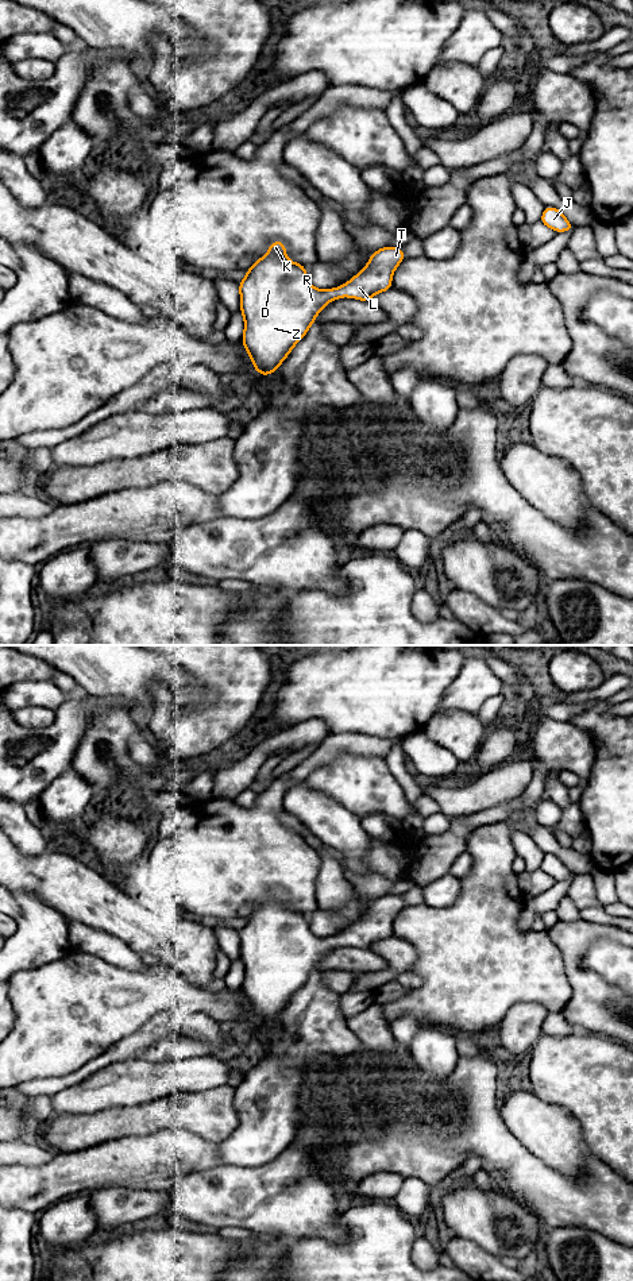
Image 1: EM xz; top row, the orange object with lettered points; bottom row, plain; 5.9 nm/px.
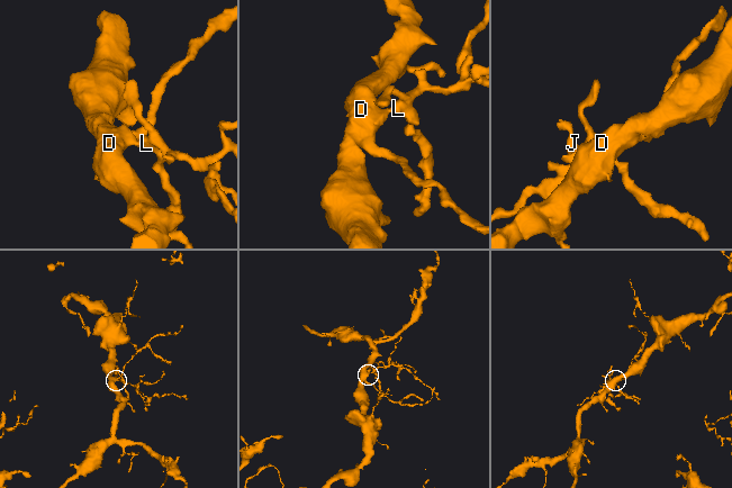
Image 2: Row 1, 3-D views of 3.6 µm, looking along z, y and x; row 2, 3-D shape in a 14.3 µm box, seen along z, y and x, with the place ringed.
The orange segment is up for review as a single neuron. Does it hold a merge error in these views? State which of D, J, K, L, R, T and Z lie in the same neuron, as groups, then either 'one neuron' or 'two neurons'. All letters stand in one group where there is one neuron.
D J K L R T Z; one neuron

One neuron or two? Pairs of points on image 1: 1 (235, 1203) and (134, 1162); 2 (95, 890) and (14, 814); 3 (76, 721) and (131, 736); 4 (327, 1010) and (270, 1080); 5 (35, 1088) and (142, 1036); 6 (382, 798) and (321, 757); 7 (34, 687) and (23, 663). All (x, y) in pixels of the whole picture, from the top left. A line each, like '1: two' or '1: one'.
1: two
2: two
3: two
4: one
5: one
6: two
7: two

